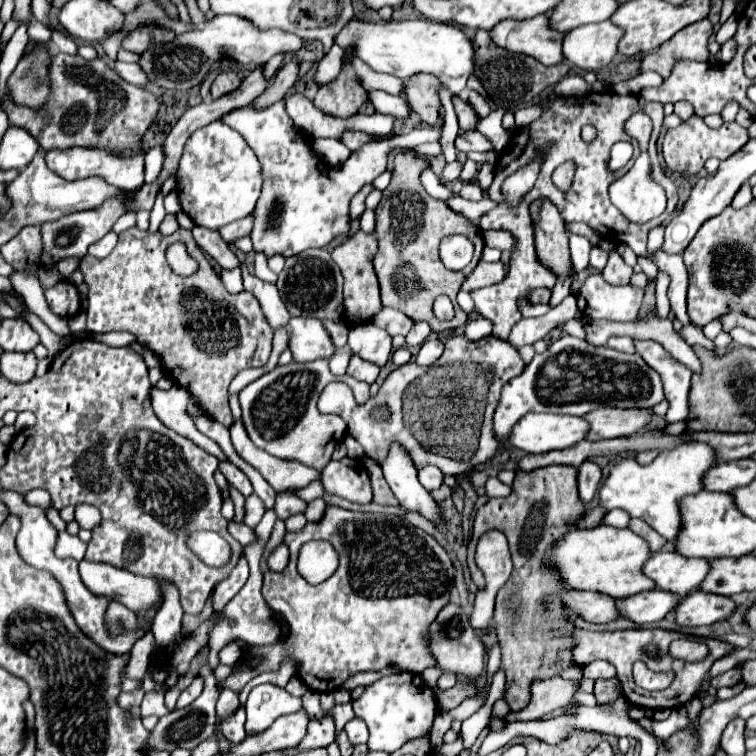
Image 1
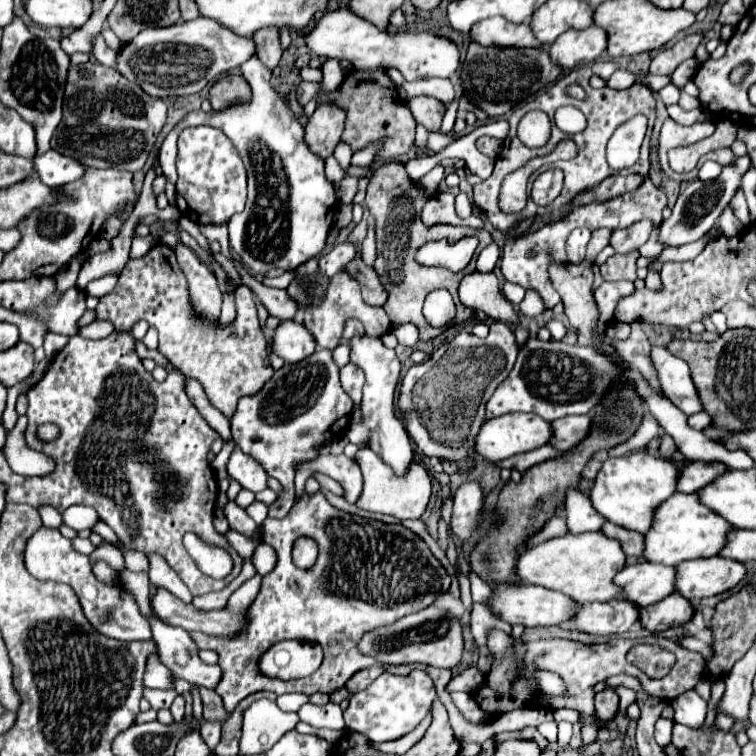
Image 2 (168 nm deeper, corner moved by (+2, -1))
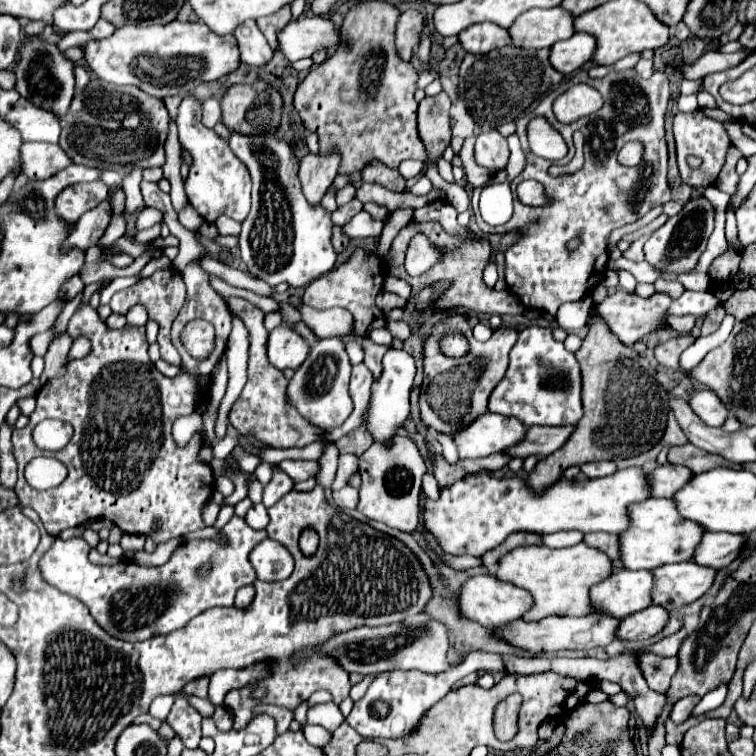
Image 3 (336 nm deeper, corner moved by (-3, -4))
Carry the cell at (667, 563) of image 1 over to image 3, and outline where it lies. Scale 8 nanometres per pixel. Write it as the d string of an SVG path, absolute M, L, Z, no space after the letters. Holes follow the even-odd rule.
M619 570L591 588L591 606L595 614L623 620L651 606L651 590L653 576L647 570Z

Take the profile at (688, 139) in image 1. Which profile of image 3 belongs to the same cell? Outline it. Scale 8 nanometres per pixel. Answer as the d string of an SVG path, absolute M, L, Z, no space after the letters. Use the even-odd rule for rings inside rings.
M695 110L689 114L679 112L679 114L675 114L675 120L673 120L673 134L675 134L675 142L677 142L677 162L679 162L679 172L681 172L683 182L689 184L691 188L705 188L705 186L715 184L715 180L725 164L727 148L731 146L731 140L727 136L727 130L723 128L723 124L705 116L701 110ZM689 156L699 158L701 166L691 168L687 164Z

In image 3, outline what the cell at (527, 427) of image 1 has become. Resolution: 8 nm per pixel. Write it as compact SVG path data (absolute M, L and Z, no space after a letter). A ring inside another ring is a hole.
M485 412L475 418L471 426L455 432L453 440L457 444L459 458L479 458L521 442L523 434L525 426L519 420Z

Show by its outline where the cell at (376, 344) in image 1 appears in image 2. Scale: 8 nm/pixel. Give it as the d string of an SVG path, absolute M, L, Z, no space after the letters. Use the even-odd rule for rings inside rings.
M354 335L350 341L350 361L358 365L366 373L366 385L364 385L364 397L362 397L362 413L364 421L362 423L352 423L348 427L348 439L350 443L362 443L370 439L370 449L378 453L398 477L406 475L406 469L410 469L410 461L414 461L414 447L408 439L408 433L402 425L402 421L394 413L394 389L398 385L400 377L400 361L394 353L394 349L388 349L380 337L370 337L370 335Z

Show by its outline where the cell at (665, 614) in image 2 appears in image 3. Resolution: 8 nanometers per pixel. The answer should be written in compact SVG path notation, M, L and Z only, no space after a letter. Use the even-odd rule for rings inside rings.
M661 606L645 608L643 612L635 612L627 616L627 620L621 620L617 628L617 638L621 640L647 640L655 636L669 620L669 612Z

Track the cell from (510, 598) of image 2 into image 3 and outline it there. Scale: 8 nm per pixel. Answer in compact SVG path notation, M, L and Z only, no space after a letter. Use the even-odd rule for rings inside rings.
M479 574L473 578L467 578L459 590L457 596L457 610L461 618L473 620L485 628L497 628L501 624L507 624L511 620L521 618L529 608L533 606L533 598L529 592L523 592L521 588L501 582L491 574Z

